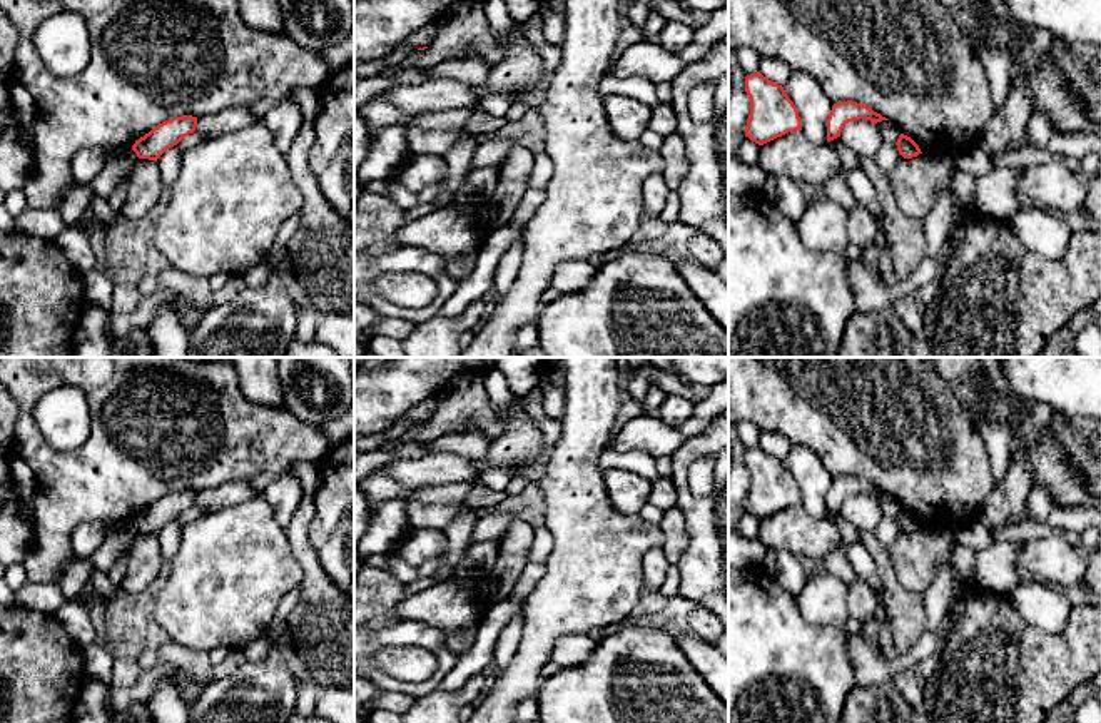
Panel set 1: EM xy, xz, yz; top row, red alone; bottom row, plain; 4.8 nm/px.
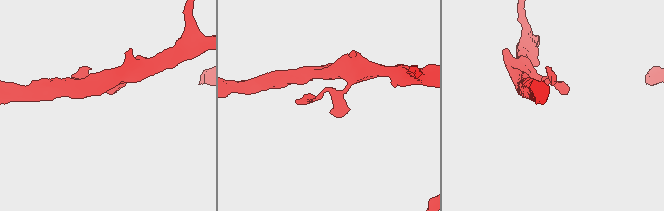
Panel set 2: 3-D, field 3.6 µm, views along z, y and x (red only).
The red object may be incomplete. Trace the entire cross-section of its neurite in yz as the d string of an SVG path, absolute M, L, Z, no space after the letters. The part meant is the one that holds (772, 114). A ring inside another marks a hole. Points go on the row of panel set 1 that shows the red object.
M760 72L745 77L745 92L750 99L750 114L745 137L764 145L789 132L800 130L802 120L784 87Z

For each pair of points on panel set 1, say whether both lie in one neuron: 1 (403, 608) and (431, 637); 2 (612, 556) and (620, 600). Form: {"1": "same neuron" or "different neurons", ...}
{"1": "different neurons", "2": "same neuron"}

